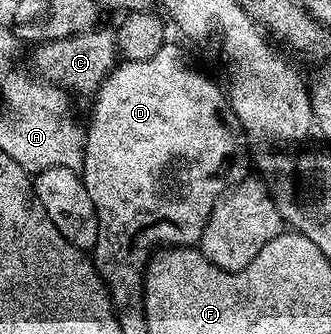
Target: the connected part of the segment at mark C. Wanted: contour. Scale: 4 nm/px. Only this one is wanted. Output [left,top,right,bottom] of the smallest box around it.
[33,26,119,97]

